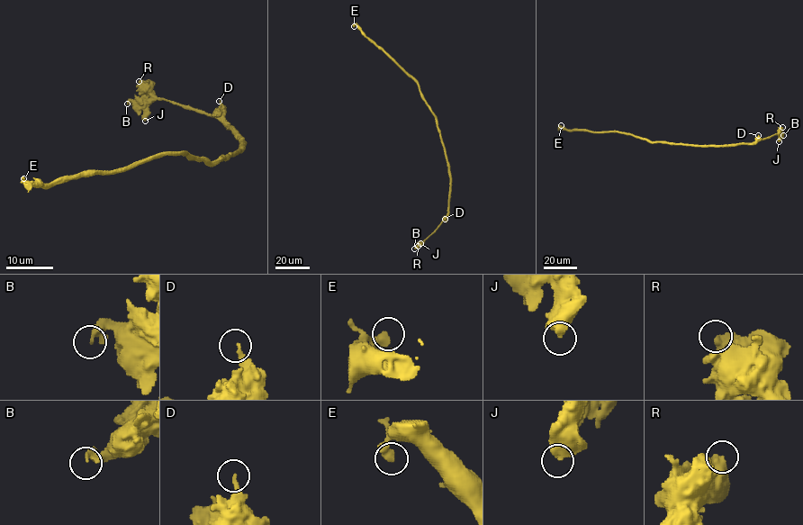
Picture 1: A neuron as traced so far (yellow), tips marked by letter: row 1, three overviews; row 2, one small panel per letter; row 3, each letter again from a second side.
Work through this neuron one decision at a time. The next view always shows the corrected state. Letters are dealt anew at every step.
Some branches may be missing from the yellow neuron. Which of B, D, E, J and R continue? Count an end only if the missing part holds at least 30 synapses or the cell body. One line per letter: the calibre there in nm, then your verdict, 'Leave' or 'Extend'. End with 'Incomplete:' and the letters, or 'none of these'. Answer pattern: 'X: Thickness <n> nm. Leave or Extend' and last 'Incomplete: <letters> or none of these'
B: Thickness 240 nm. Leave
D: Thickness 200 nm. Leave
E: Thickness 460 nm. Leave
J: Thickness 650 nm. Leave
R: Thickness 700 nm. Leave
Incomplete: none of these

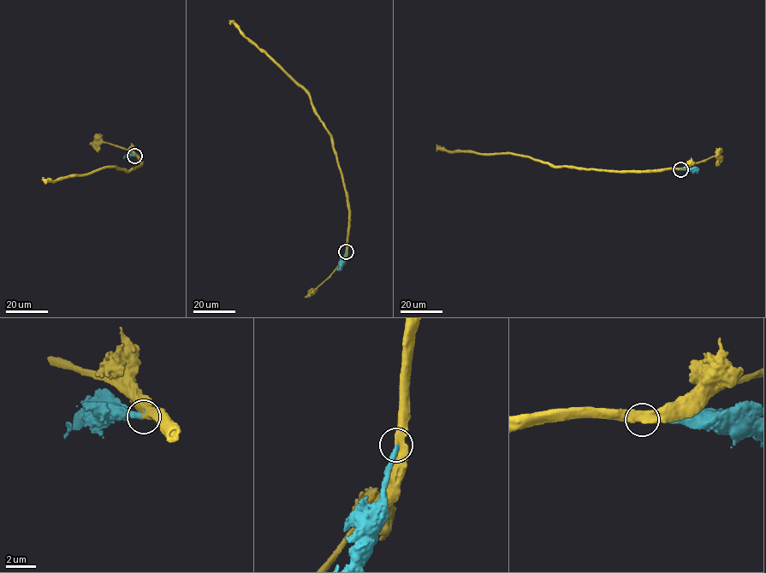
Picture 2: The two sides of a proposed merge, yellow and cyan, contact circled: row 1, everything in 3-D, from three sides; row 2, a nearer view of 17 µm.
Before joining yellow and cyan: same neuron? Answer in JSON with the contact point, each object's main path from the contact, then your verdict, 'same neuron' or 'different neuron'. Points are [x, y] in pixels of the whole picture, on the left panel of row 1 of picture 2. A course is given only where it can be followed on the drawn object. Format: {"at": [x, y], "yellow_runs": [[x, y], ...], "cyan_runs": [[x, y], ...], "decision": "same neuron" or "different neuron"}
{"at": [134, 156], "yellow_runs": [[134, 156], [142, 164], [127, 171], [116, 166], [48, 181], [43, 178]], "cyan_runs": [[134, 156], [130, 154], [123, 158]], "decision": "same neuron"}

